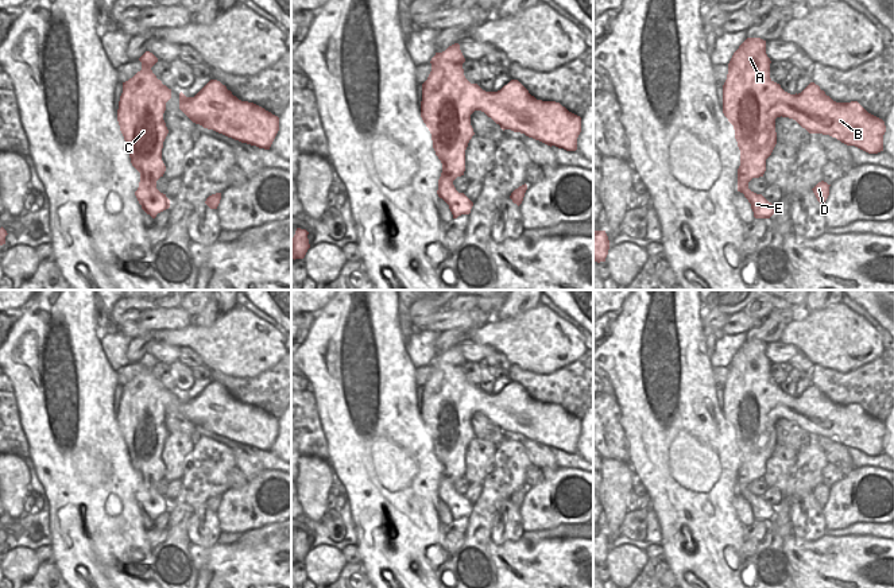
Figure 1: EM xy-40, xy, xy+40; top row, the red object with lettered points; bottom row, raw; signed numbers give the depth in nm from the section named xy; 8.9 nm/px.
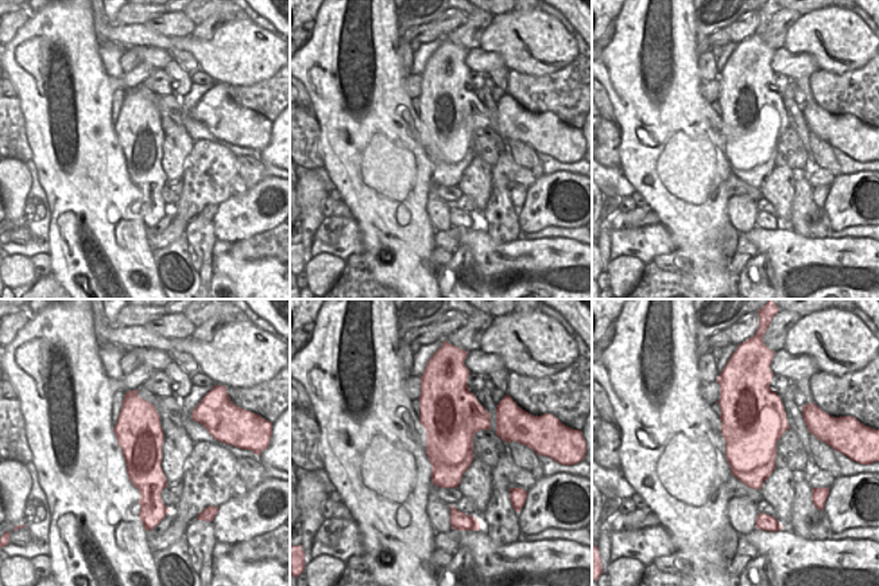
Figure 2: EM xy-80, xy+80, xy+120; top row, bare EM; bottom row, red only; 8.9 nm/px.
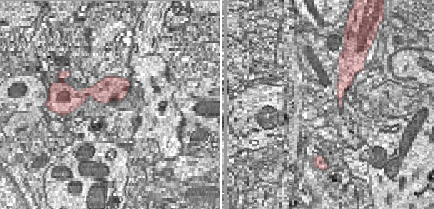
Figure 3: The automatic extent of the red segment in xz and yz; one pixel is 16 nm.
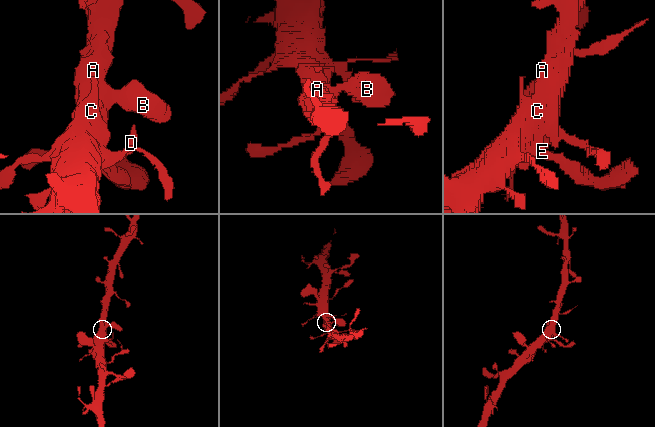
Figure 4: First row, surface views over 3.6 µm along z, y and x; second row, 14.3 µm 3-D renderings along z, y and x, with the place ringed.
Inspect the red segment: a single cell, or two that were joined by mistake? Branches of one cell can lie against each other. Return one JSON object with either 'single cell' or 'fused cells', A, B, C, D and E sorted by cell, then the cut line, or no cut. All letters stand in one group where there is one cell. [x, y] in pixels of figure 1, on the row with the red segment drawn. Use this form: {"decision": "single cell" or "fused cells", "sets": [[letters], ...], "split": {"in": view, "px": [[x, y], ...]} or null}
{"decision": "single cell", "sets": [["A", "B", "C", "D", "E"]], "split": null}

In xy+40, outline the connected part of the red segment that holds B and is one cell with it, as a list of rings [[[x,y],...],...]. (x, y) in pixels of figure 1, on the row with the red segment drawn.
[[[747,38],[734,53],[728,63],[727,80],[723,85],[723,113],[734,125],[735,139],[740,150],[738,169],[738,192],[751,204],[755,218],[770,218],[777,206],[762,194],[748,189],[752,178],[763,177],[766,159],[777,144],[775,119],[796,120],[809,134],[823,134],[836,138],[847,146],[855,146],[868,154],[883,151],[885,121],[868,113],[858,101],[836,102],[818,85],[810,82],[801,93],[790,94],[770,78],[770,58],[766,54],[766,40]]]

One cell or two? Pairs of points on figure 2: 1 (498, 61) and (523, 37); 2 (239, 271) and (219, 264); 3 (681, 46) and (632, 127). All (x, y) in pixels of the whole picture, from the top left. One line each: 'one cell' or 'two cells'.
1: two cells
2: one cell
3: one cell

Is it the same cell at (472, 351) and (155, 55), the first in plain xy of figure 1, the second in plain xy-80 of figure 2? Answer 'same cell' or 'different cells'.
same cell

